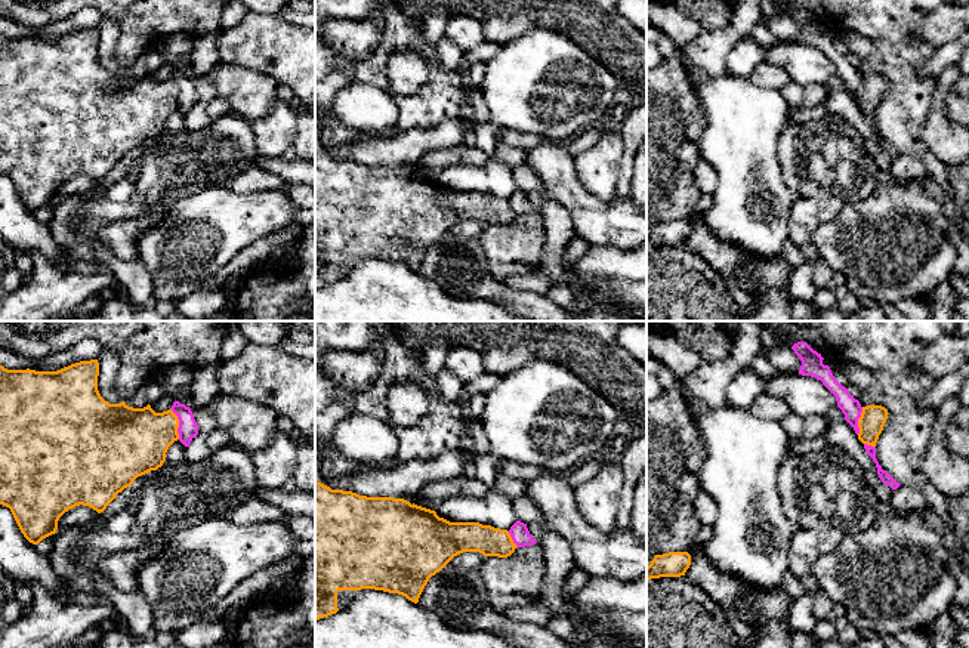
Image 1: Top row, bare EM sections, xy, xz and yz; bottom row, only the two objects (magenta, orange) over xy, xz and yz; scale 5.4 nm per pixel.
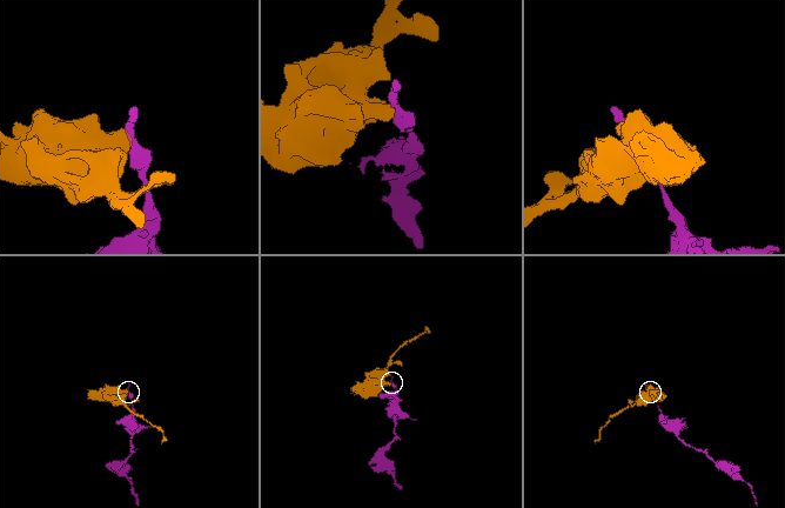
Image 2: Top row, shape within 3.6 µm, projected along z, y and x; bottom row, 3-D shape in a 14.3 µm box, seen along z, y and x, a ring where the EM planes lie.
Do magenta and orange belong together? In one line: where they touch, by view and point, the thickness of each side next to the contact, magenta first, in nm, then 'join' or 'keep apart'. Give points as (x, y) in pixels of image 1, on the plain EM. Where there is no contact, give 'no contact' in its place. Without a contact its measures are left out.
contact xy (179, 92); calibres 110 and 360 nm; keep apart

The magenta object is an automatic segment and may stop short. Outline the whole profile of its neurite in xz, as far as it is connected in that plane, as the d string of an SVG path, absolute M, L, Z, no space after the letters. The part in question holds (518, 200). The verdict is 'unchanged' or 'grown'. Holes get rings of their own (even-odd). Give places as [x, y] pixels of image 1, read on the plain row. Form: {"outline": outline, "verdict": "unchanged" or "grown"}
{"outline": "M516 189L510 198L509 198L509 203L513 209L513 212L518 215L518 216L524 216L524 215L533 215L536 213L537 210L533 207L533 204L530 203L528 197L527 197L527 192L521 191L521 189Z", "verdict": "unchanged"}

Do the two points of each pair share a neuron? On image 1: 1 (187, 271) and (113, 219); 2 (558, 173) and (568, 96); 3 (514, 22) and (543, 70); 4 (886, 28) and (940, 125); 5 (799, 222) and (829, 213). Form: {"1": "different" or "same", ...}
{"1": "different", "2": "different", "3": "different", "4": "different", "5": "different"}

